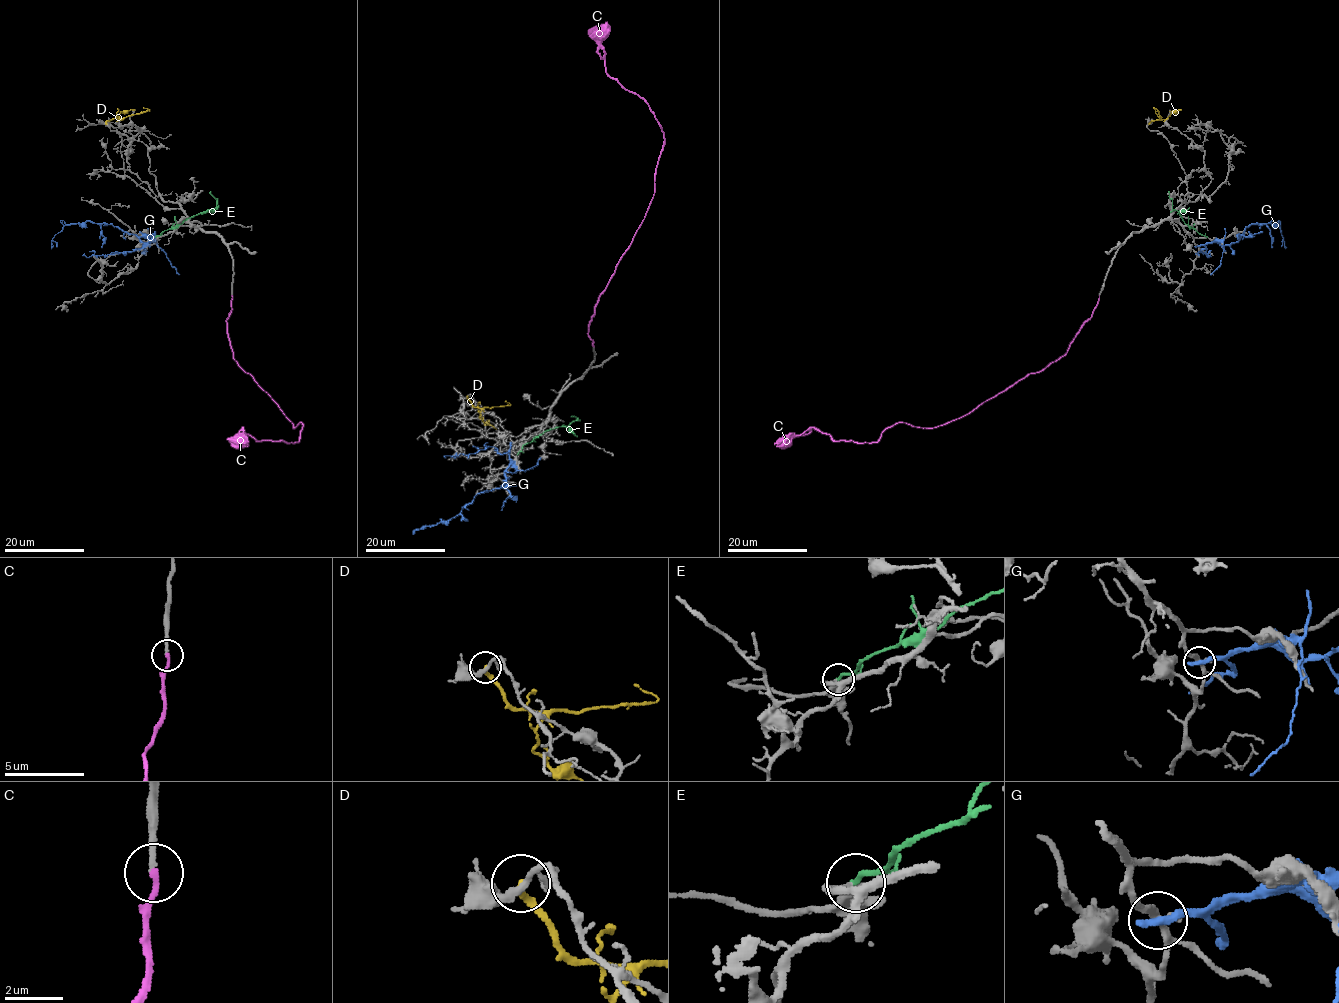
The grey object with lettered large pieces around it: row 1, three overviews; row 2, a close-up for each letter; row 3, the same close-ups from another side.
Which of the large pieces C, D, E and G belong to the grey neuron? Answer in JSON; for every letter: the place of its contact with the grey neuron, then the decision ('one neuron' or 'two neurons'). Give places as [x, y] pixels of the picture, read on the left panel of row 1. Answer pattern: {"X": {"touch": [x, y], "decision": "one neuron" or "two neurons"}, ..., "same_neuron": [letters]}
{"C": {"touch": [232, 296], "decision": "one neuron"}, "D": {"touch": [105, 124], "decision": "two neurons"}, "E": {"touch": [156, 237], "decision": "two neurons"}, "G": {"touch": [149, 246], "decision": "two neurons"}, "same_neuron": ["C"]}

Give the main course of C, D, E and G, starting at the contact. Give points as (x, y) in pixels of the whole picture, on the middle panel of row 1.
C: (594, 346), (588, 334), (594, 306), (654, 194), (664, 136), (646, 102), (606, 72), (601, 47), (606, 22)
D: (467, 396), (480, 408), (510, 404), (505, 400)
E: (518, 454), (525, 445), (550, 429), (567, 427), (578, 420), (572, 416)
G: (511, 445), (506, 482), (500, 488), (477, 495), (449, 521), (427, 526), (414, 531), (414, 534)

